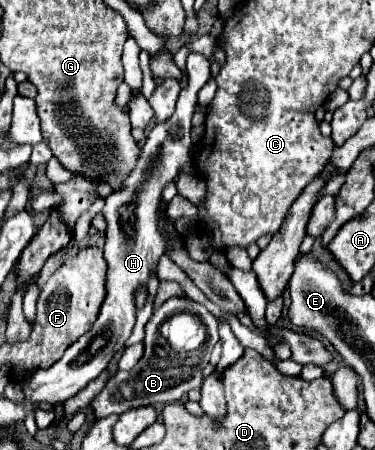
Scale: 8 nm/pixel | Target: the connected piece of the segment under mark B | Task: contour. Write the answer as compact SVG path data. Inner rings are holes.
M169 298L167 302L163 302L161 308L157 308L153 312L151 320L145 326L145 340L143 340L145 342L145 354L143 354L143 358L129 372L117 370L117 374L93 398L91 410L93 410L95 418L107 418L109 414L123 414L125 410L131 410L133 406L141 406L141 404L173 404L173 402L181 400L181 396L187 394L189 390L201 388L203 368L209 364L209 356L213 352L213 346L219 342L219 334L217 334L215 316L207 314L207 312L199 312L199 310L203 310L203 308L199 304L187 300L187 298ZM181 310L191 310L191 312L199 314L201 322L207 328L207 338L205 338L205 342L201 342L201 346L197 346L197 352L177 352L159 334L159 324L165 322L171 314L181 312Z

